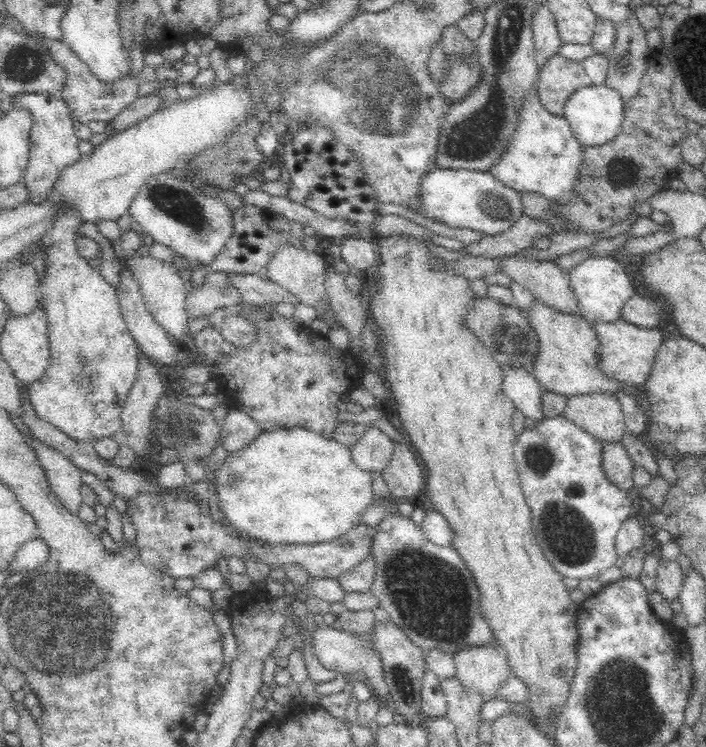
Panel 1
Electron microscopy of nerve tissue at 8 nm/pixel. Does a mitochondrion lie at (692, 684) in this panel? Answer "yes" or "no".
no

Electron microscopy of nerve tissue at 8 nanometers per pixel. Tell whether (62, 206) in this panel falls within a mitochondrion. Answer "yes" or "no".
no

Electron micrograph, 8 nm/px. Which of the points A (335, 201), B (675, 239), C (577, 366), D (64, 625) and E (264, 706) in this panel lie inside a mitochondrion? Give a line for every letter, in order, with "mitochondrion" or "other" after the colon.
A: other
B: other
C: other
D: mitochondrion
E: other

